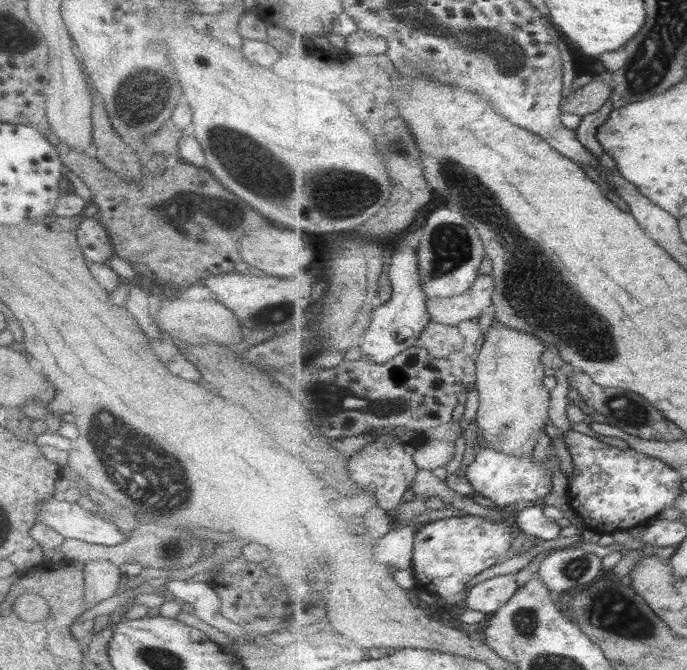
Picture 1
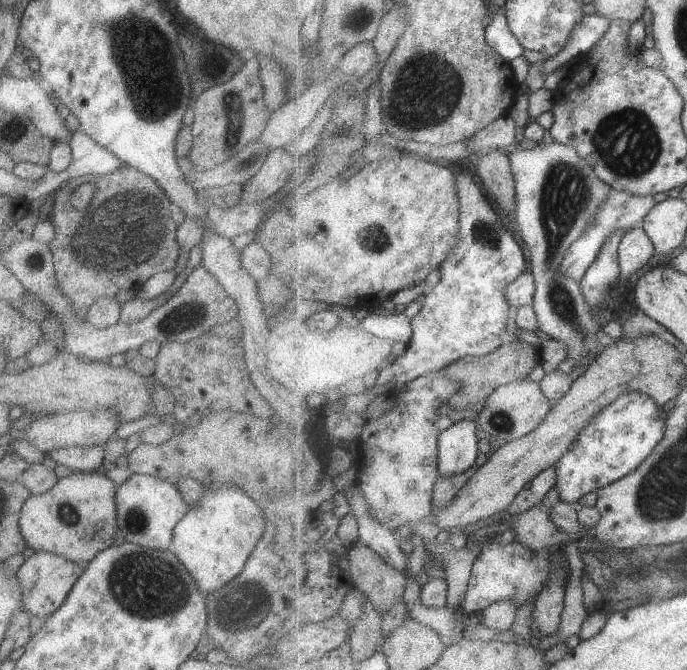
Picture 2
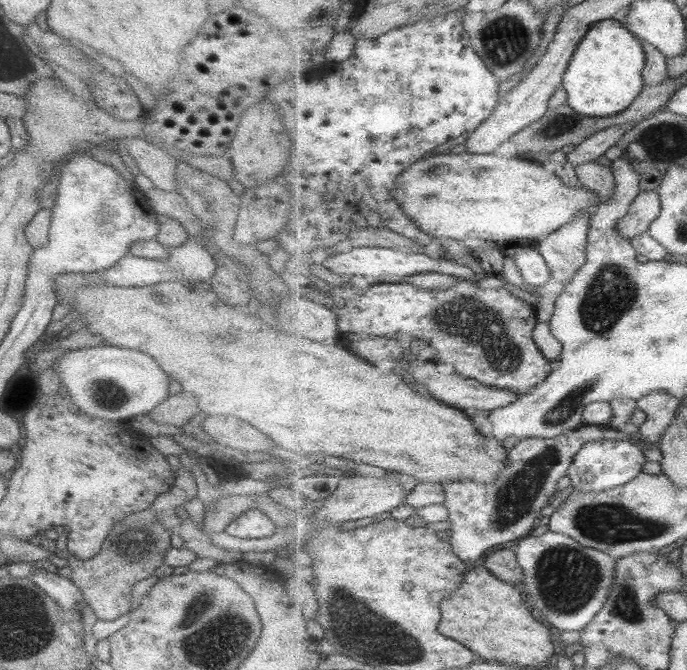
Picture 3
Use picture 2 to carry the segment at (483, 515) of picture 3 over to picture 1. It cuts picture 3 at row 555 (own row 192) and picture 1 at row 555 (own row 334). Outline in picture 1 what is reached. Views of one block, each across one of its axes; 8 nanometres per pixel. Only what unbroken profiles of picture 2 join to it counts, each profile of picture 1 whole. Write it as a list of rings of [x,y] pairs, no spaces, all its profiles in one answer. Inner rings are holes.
[[[472,515],[464,518],[447,518],[437,522],[423,520],[415,536],[412,561],[412,570],[418,580],[417,590],[438,596],[449,604],[464,604],[469,592],[469,590],[463,592],[465,584],[471,582],[475,576],[479,576],[487,568],[499,564],[507,556],[511,542],[518,534],[520,532],[514,521],[491,521]]]

